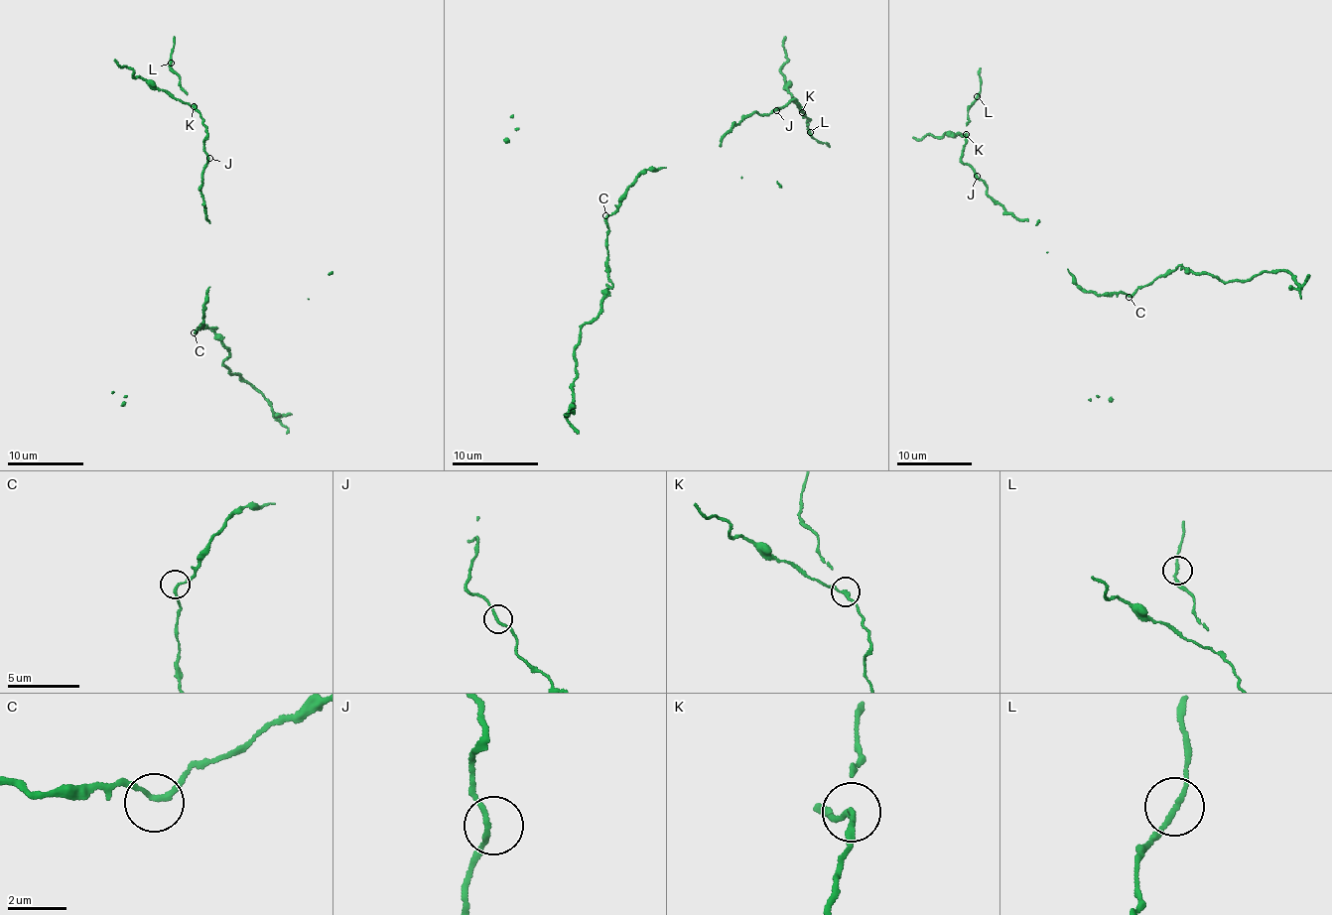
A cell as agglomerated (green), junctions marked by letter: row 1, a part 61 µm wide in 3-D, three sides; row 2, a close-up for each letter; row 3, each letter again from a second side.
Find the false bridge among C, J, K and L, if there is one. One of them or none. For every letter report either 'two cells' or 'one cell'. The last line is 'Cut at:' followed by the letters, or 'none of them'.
C: one cell
J: one cell
K: two cells
L: one cell
Cut at: K

